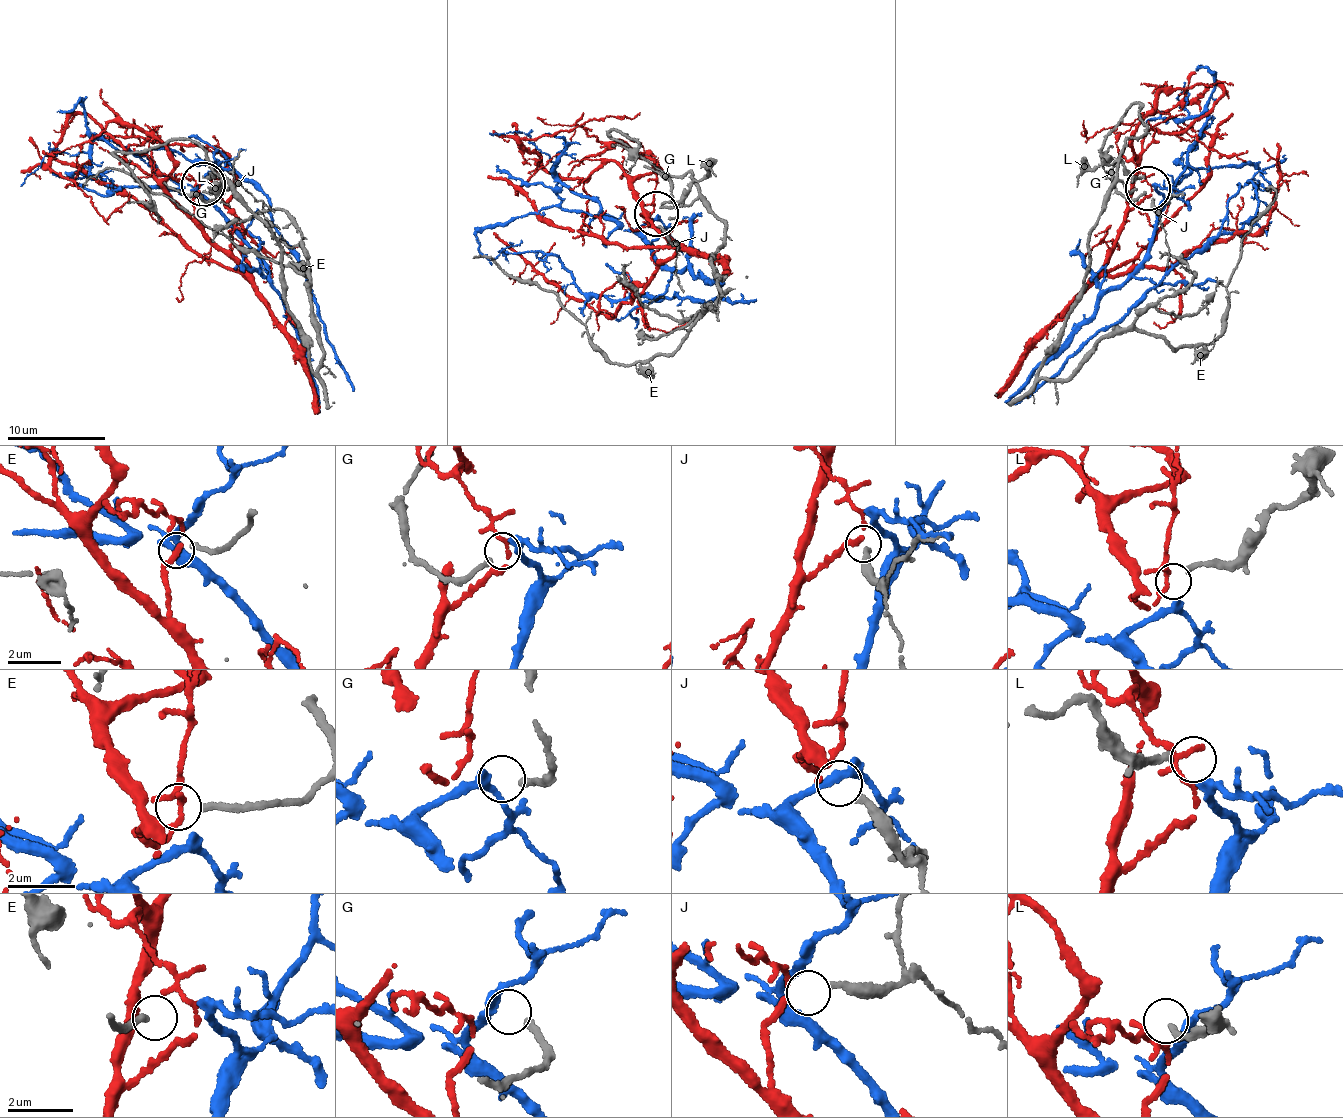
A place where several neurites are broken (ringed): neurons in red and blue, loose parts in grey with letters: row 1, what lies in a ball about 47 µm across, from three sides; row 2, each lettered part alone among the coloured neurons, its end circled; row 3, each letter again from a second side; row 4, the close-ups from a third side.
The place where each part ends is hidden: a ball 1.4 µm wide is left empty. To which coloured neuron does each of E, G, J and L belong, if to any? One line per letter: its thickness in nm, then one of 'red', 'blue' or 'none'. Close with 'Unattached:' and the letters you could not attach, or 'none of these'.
E: 180 nm thick; none
G: 200 nm thick; blue
J: 240 nm thick; red
L: 170 nm thick; none
Unattached: E, L

